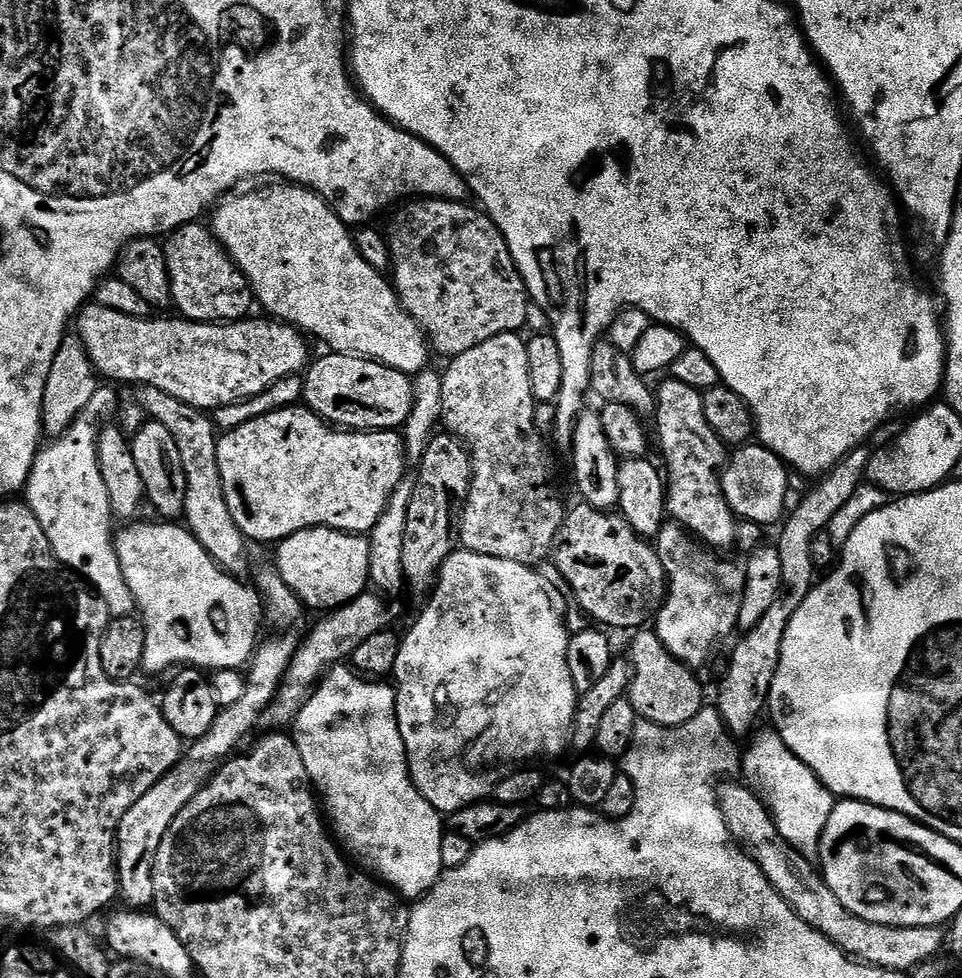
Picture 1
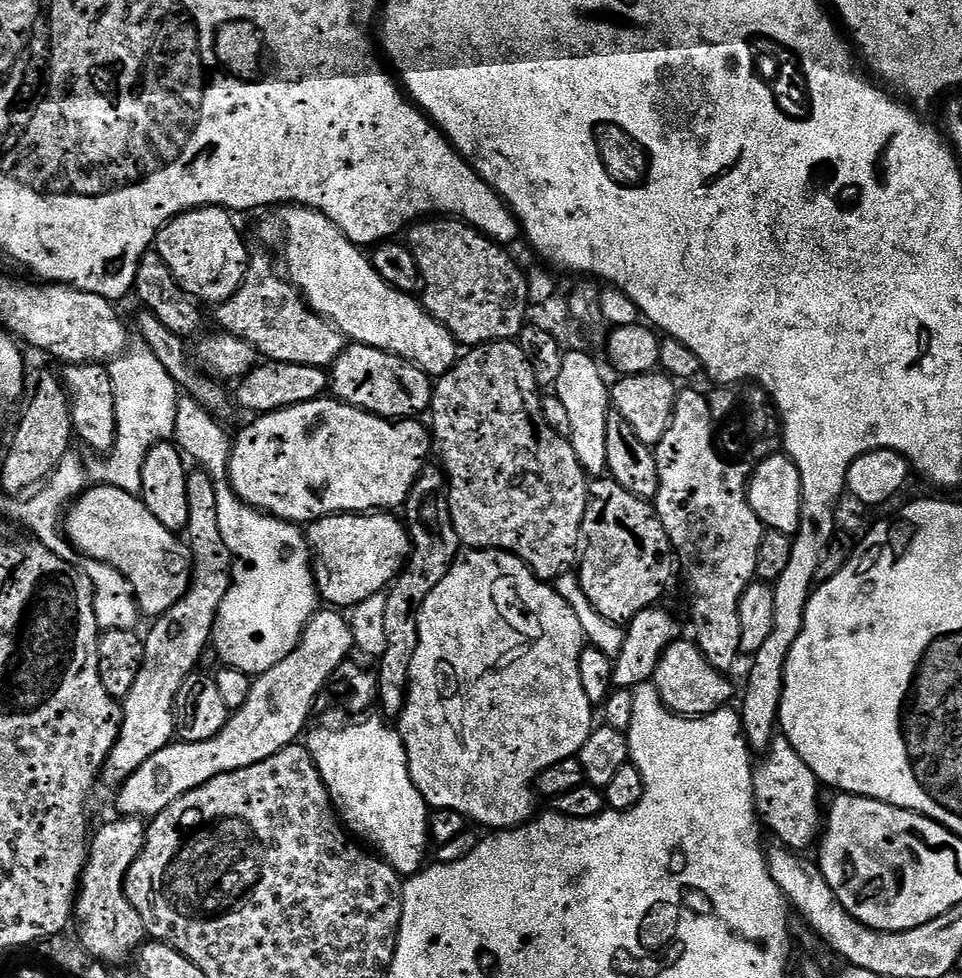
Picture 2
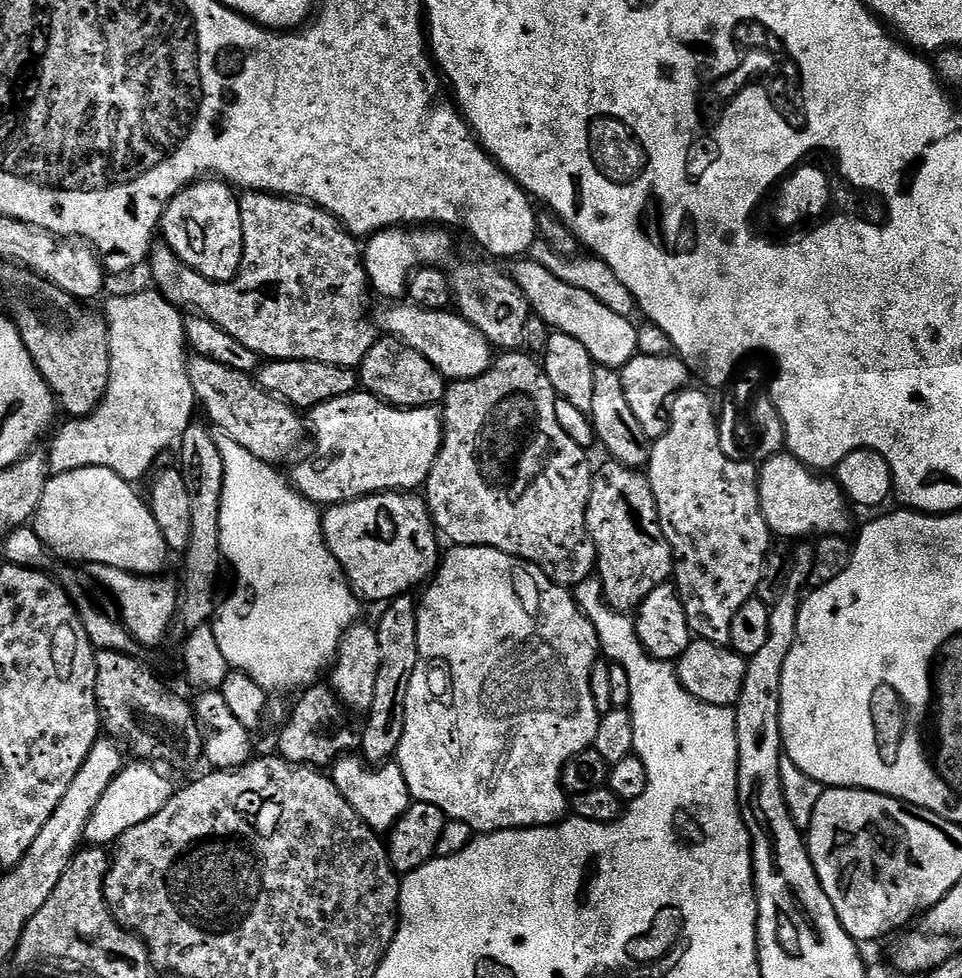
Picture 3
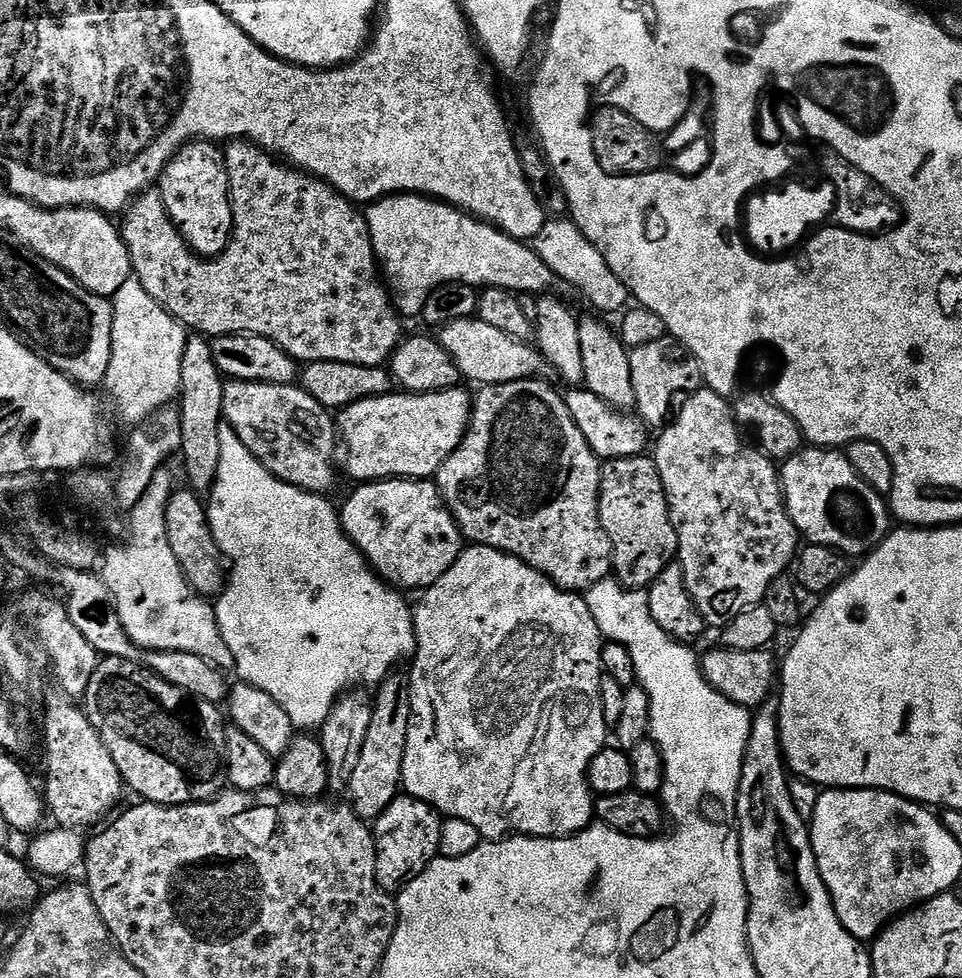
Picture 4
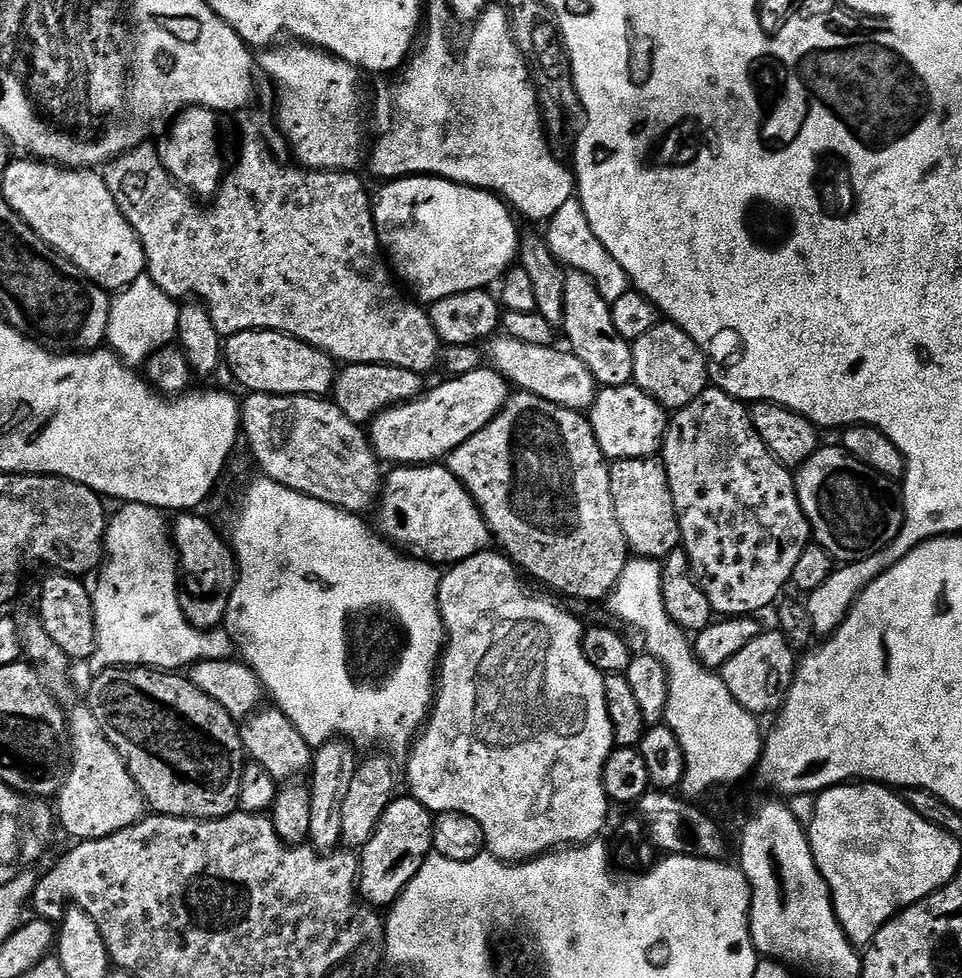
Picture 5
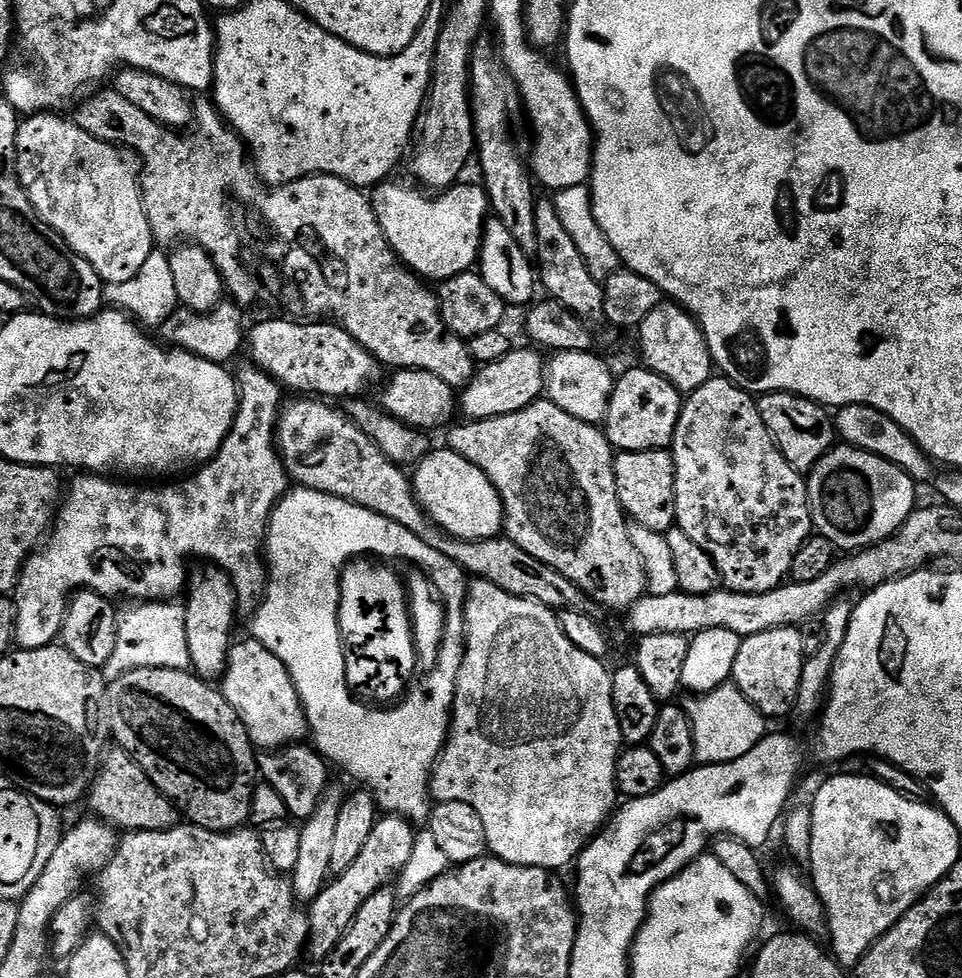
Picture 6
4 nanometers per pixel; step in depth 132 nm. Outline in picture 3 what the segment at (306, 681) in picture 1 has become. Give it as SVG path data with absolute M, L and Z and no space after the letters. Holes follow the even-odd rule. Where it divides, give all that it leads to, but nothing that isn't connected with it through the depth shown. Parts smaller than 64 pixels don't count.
M152 762L125 763L114 778L114 782L110 782L110 786L106 788L106 794L102 796L98 806L94 806L94 814L90 814L90 822L86 822L84 838L89 845L115 845L120 836L126 834L126 830L134 830L134 826L142 826L142 822L154 818L154 814L158 814L158 810L162 810L162 806L170 802L174 791L172 780L168 776L163 776L156 768L159 767Z

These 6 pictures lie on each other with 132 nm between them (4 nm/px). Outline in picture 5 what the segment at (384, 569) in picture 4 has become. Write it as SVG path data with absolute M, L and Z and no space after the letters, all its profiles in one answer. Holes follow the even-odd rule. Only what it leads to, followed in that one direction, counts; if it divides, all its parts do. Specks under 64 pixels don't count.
M443 463L396 466L389 472L392 473L387 473L378 501L378 528L393 544L429 564L451 566L485 551L493 543L480 505Z

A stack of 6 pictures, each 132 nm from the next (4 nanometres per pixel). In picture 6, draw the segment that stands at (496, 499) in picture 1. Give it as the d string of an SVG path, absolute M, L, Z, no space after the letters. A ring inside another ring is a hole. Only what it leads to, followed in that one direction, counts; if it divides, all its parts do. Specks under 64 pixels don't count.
M541 398L522 409L521 412L506 414L505 416L492 416L489 420L464 422L461 428L455 428L453 427L447 433L447 435L449 434L448 440L446 440L447 447L483 470L490 478L490 482L494 482L494 486L500 491L500 497L504 499L504 532L507 539L512 540L518 546L522 546L522 550L526 550L526 554L538 558L543 564L550 565L551 568L557 568L563 576L568 576L587 596L593 597L597 605L624 604L623 606L631 606L645 595L644 561L640 559L640 552L636 548L633 533L628 533L630 521L624 514L624 508L620 505L618 486L614 482L614 466L612 465L614 449L609 444L607 435L599 427L582 422L578 418L566 414L566 410L562 410L551 400Z

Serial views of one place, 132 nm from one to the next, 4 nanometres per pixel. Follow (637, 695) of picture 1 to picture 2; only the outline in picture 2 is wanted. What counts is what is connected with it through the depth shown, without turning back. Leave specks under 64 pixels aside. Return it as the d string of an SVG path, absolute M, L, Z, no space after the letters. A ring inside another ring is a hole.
M677 638L662 654L656 667L654 683L660 701L678 716L705 716L725 707L732 696L732 684L723 672L710 666L691 639Z

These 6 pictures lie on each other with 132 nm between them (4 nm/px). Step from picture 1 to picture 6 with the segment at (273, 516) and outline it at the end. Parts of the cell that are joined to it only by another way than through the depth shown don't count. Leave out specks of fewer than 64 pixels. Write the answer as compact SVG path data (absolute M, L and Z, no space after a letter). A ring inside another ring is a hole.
M531 347L509 351L498 362L481 367L474 381L463 389L458 404L469 421L489 420L492 416L505 416L521 412L522 409L541 399L546 392L546 360L539 351Z

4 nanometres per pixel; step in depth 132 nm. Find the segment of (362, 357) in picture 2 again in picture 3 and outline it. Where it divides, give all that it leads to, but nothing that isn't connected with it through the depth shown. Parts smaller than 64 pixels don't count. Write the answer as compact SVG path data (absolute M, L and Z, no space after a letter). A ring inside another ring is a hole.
M390 335L377 339L376 345L360 363L358 384L363 391L371 392L387 404L395 404L397 408L431 408L443 405L446 391L444 375L430 362L426 362L426 358L418 354L418 350Z

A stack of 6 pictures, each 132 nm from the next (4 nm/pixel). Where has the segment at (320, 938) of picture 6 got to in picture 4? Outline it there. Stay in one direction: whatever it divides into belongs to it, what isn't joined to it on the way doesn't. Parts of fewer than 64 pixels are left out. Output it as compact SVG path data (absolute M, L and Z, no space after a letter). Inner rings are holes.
M401 794L397 796L394 802L390 802L388 809L374 822L376 877L382 886L382 890L398 894L407 884L414 882L414 878L418 878L418 874L422 874L428 864L437 859L440 851L443 825L444 820L442 819L441 813L437 812L431 804L427 804L424 800L419 800L407 794Z

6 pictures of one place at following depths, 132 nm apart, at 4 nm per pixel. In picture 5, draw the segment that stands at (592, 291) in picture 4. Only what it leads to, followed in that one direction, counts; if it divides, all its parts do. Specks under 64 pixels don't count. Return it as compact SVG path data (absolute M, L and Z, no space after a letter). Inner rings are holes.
M574 198L563 204L559 208L558 214L554 214L551 220L547 221L546 228L548 228L546 239L554 258L558 258L565 269L586 274L586 278L590 278L594 282L594 286L598 286L598 294L602 294L602 298L606 298L608 304L618 302L618 298L622 298L622 294L626 294L630 290L626 270L622 270L622 266L618 266L614 254L610 254L610 250L606 250L606 246L602 246L602 242L598 242L598 234L594 234L594 230L590 230L586 210L580 205L579 199Z

